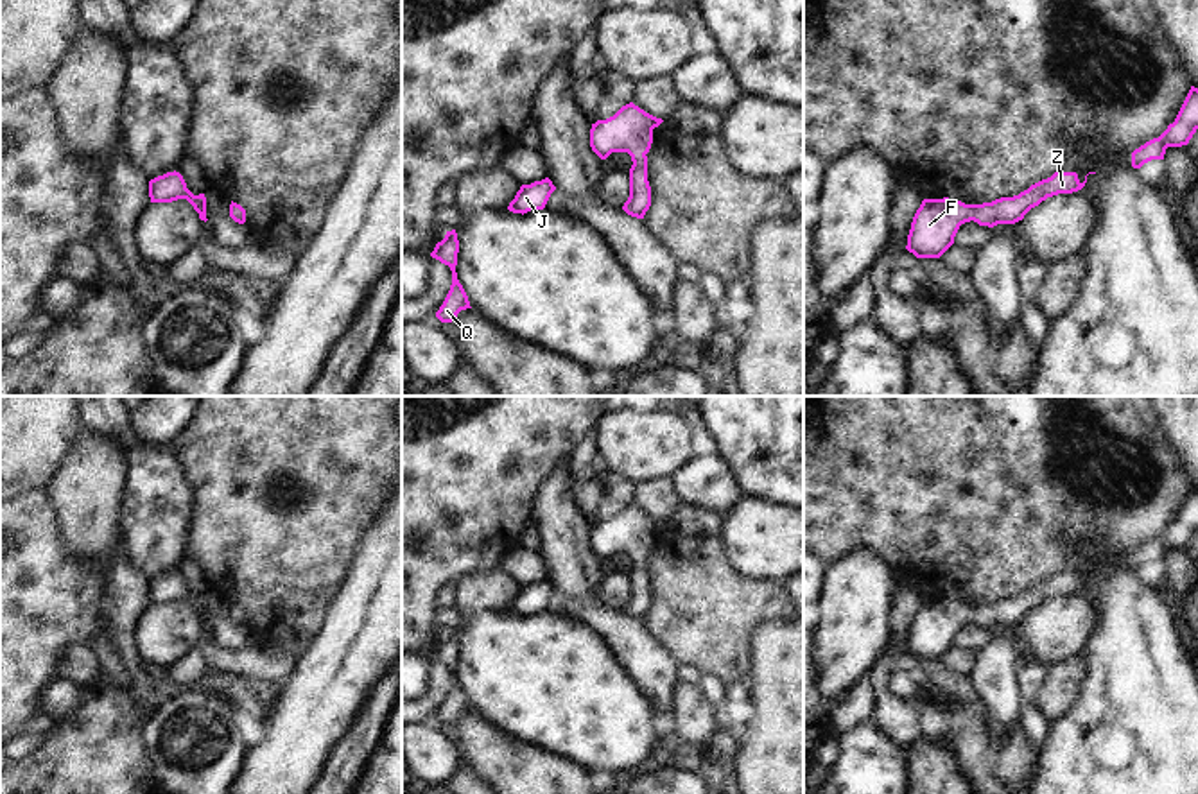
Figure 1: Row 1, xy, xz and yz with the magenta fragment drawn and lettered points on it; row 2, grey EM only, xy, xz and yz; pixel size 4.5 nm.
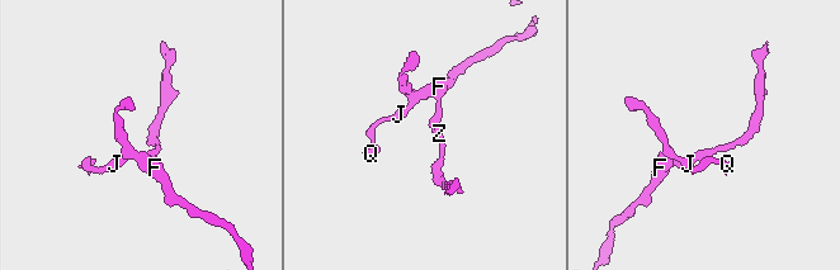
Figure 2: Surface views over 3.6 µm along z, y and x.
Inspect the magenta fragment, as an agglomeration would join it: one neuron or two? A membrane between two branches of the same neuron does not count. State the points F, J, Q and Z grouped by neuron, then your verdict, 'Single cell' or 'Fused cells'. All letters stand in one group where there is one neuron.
Groups: F J Q Z. Single cell

